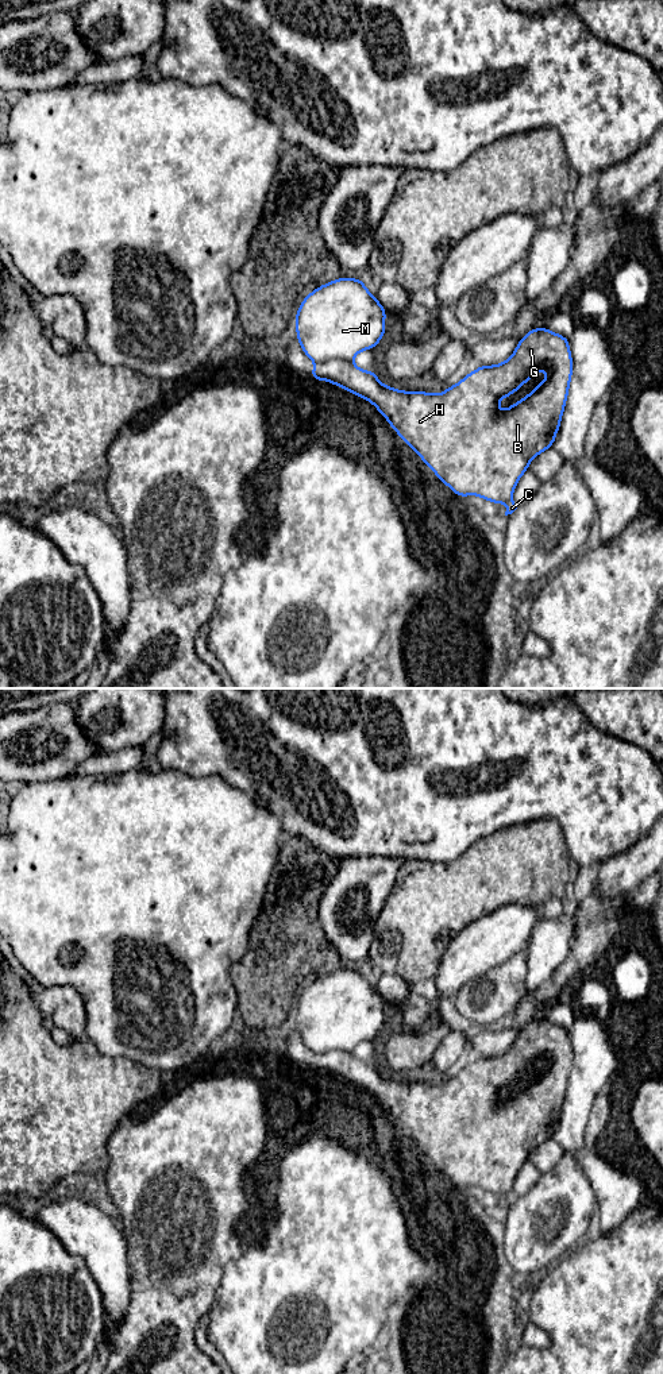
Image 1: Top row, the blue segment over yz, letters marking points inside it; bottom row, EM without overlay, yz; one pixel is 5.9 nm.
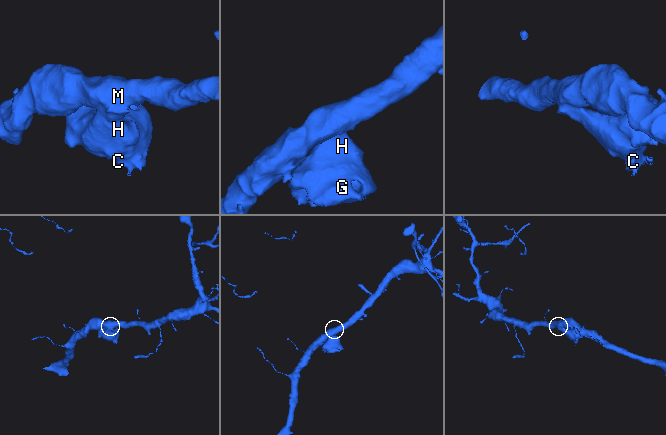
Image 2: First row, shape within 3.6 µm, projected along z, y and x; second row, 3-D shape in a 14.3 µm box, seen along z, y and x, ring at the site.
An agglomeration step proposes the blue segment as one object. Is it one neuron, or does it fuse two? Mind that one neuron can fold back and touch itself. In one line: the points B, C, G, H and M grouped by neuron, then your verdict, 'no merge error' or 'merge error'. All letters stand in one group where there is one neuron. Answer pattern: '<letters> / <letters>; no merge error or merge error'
B C G H / M; merge error

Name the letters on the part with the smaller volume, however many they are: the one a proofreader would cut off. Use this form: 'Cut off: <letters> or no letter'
Cut off: B, C, G, H

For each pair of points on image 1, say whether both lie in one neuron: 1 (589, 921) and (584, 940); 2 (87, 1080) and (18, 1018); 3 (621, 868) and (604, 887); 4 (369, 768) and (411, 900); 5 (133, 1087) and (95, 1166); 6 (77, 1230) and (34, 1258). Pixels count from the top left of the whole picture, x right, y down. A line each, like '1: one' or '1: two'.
1: one
2: one
3: one
4: two
5: one
6: two

